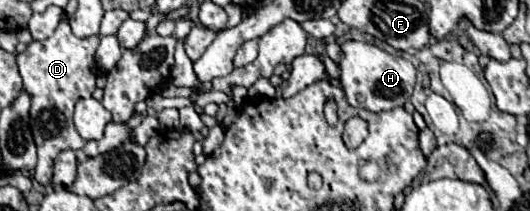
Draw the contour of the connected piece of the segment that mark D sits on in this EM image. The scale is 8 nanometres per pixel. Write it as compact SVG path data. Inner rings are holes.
M61 22L55 34L43 42L31 42L23 54L17 54L19 74L23 78L23 88L33 96L31 104L31 132L37 144L37 166L35 180L41 186L51 186L53 162L63 148L83 148L85 140L77 134L73 126L73 108L77 100L93 96L95 92L95 50L99 38L77 38L67 22Z

